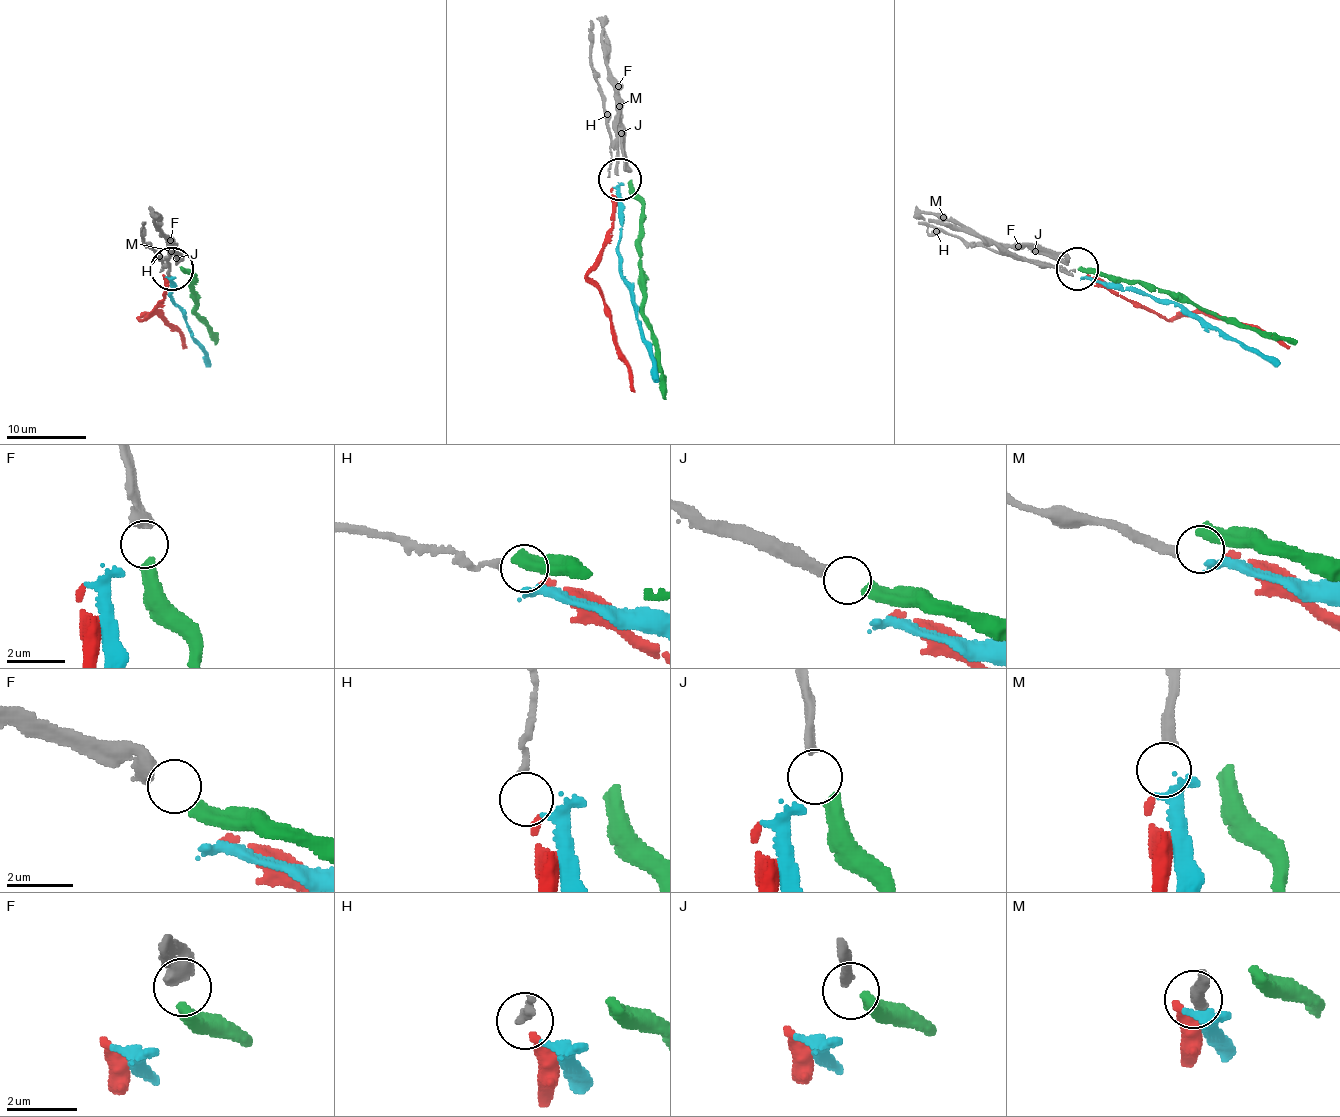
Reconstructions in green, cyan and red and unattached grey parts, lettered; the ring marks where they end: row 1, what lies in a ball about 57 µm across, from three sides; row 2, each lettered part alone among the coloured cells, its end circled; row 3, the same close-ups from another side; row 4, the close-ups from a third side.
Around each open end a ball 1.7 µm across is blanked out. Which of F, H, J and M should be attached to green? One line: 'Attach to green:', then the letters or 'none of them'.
Attach to green: F

